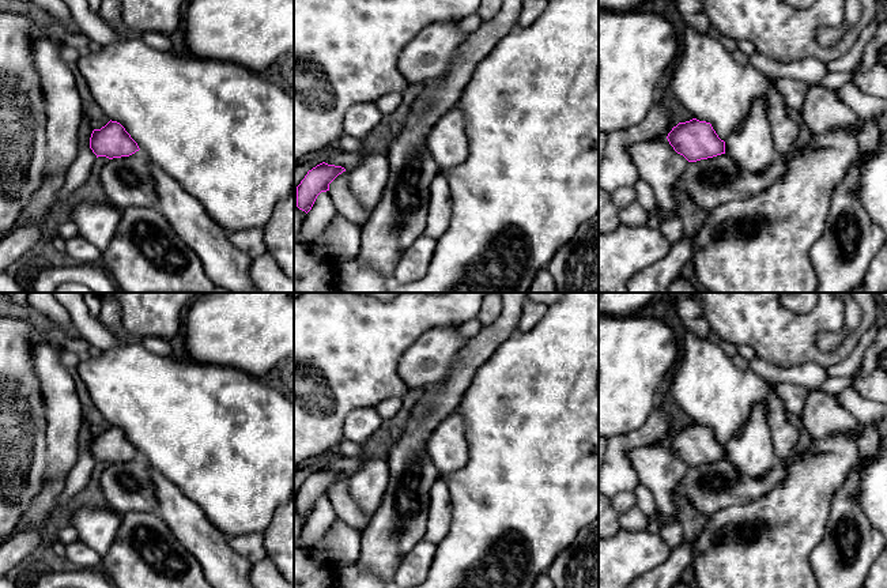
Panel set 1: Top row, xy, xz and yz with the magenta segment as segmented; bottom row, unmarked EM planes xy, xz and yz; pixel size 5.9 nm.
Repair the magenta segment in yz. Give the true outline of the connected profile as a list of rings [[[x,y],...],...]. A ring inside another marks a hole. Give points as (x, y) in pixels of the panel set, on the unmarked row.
[[[697,423],[679,427],[667,444],[673,455],[688,466],[684,478],[675,489],[675,497],[686,500],[709,517],[729,506],[746,505],[766,495],[786,478],[790,466],[800,457],[800,455],[793,455],[786,461],[777,459],[775,466],[766,476],[752,479],[741,476],[725,459],[725,446],[718,442],[710,427]]]

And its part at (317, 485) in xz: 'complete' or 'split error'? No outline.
complete

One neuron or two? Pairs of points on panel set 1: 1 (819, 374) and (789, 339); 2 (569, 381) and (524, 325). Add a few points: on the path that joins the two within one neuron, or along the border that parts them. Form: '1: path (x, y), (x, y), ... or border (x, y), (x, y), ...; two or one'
1: border (778, 365), (819, 364), (825, 368); two
2: border (548, 308), (532, 328), (517, 330); two

